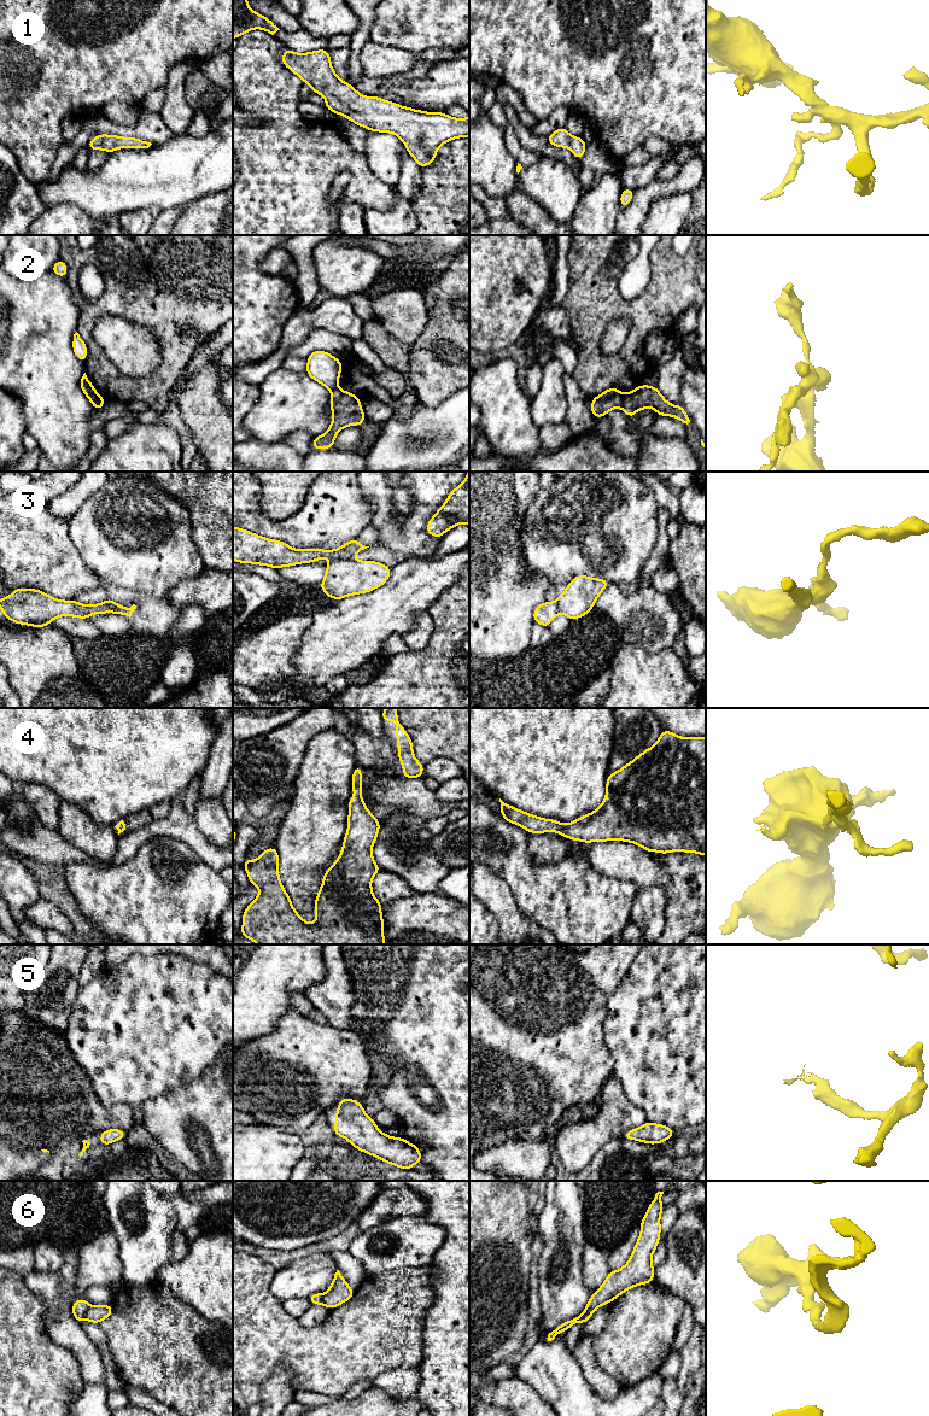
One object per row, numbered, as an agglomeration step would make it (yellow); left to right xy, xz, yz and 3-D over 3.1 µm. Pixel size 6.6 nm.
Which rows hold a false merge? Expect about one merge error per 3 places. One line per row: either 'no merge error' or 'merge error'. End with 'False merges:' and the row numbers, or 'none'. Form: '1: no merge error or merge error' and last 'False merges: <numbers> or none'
1: no merge error
2: merge error
3: merge error
4: no merge error
5: no merge error
6: merge error
False merges: 2, 3, 6

